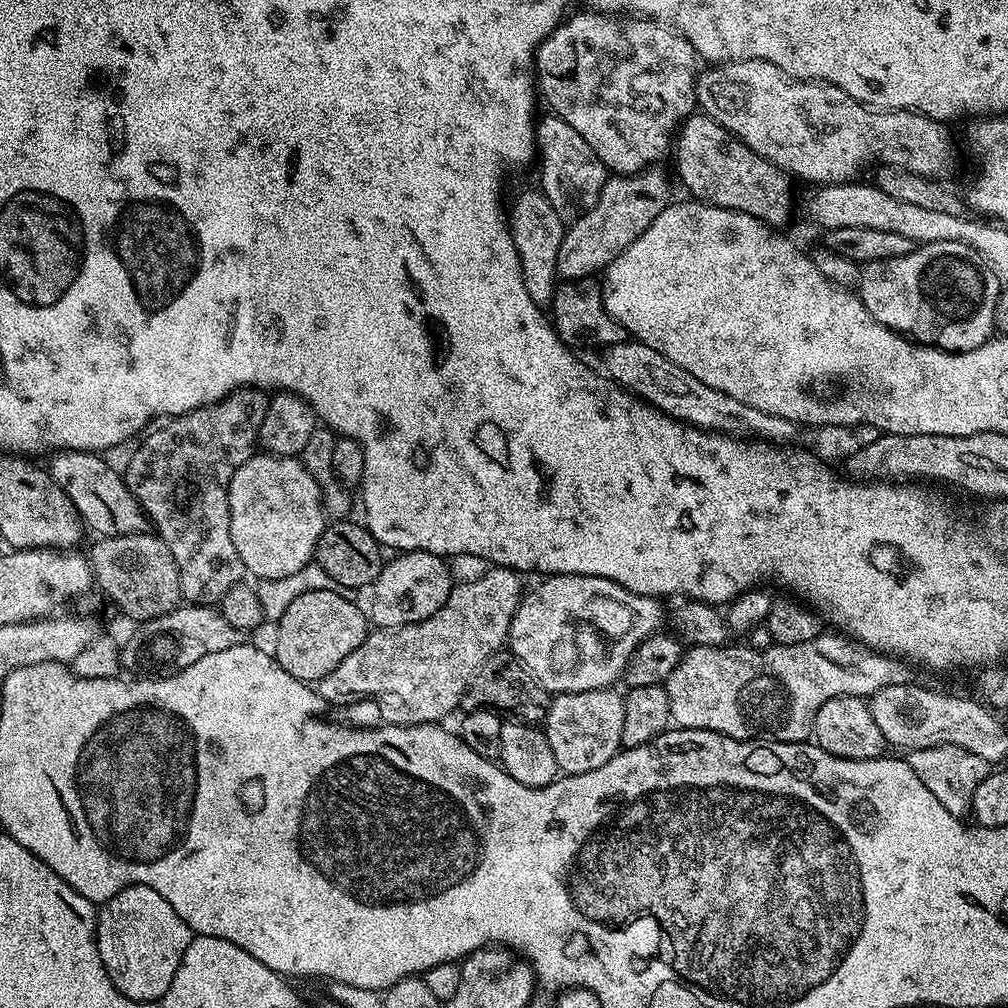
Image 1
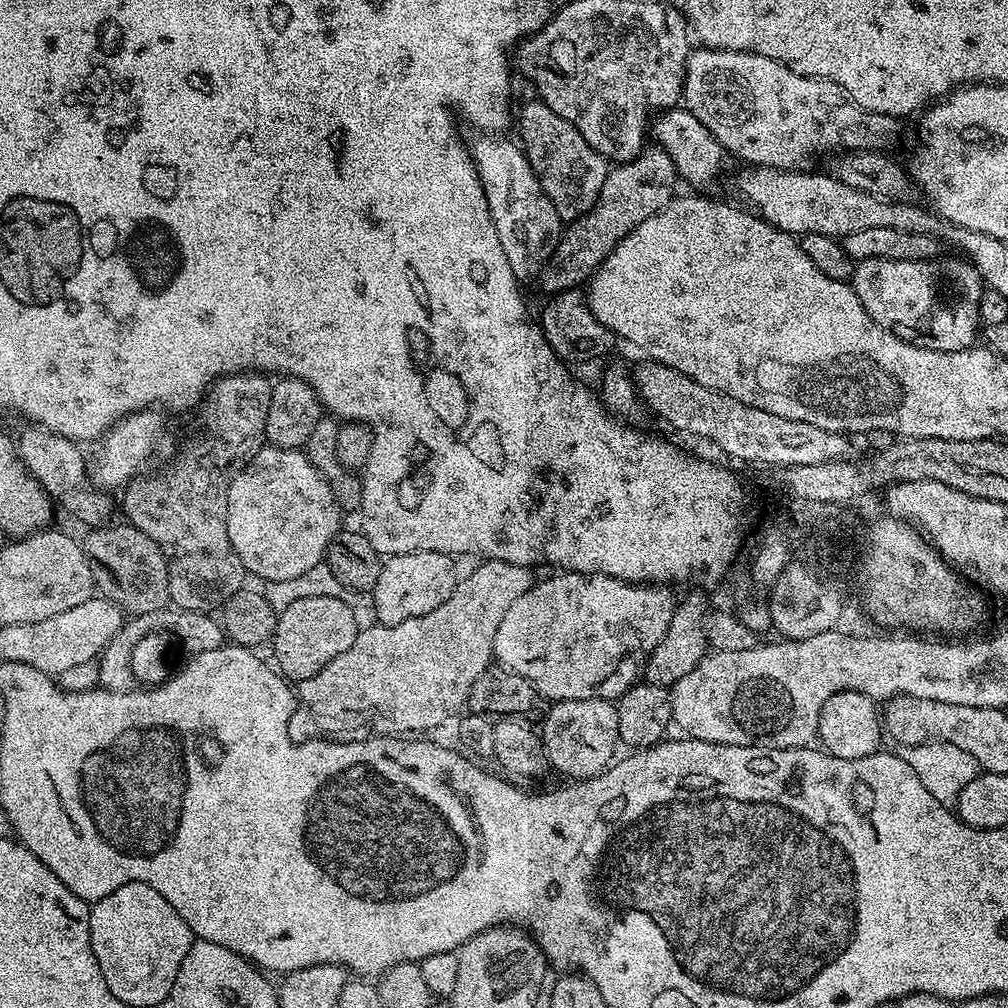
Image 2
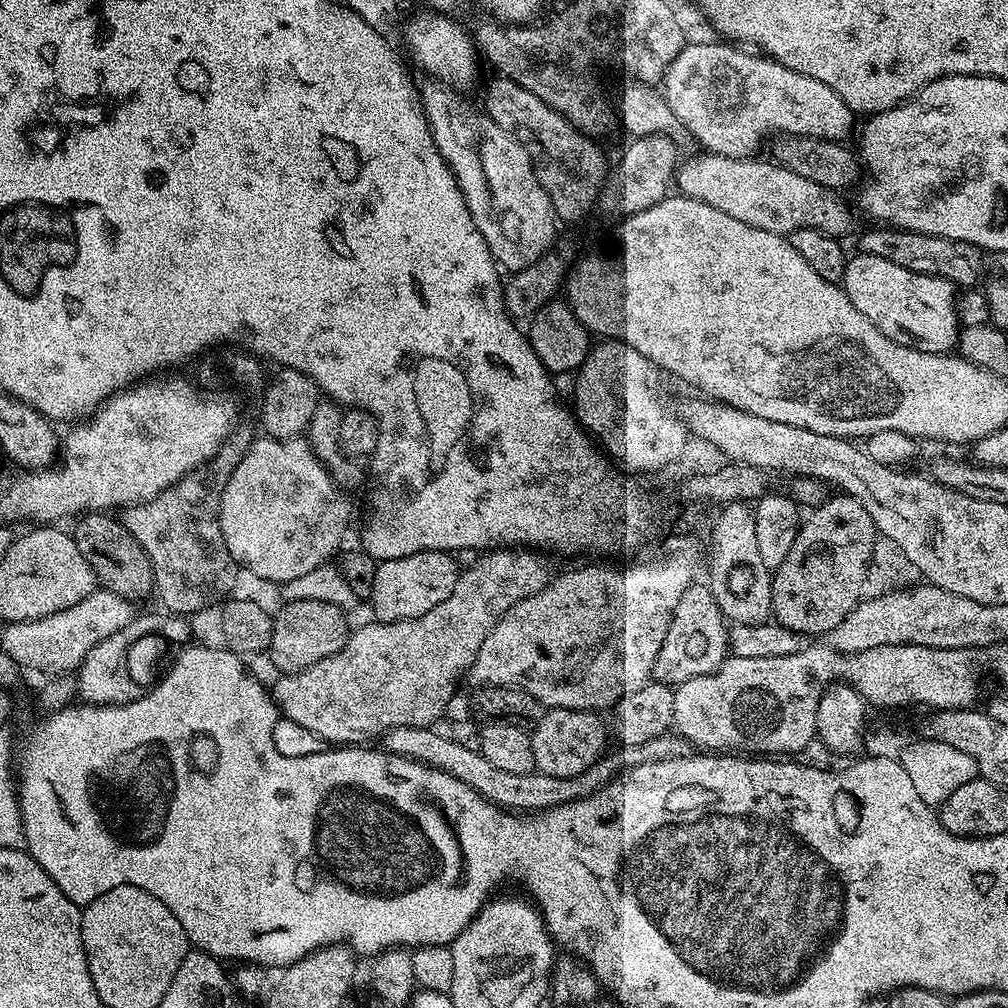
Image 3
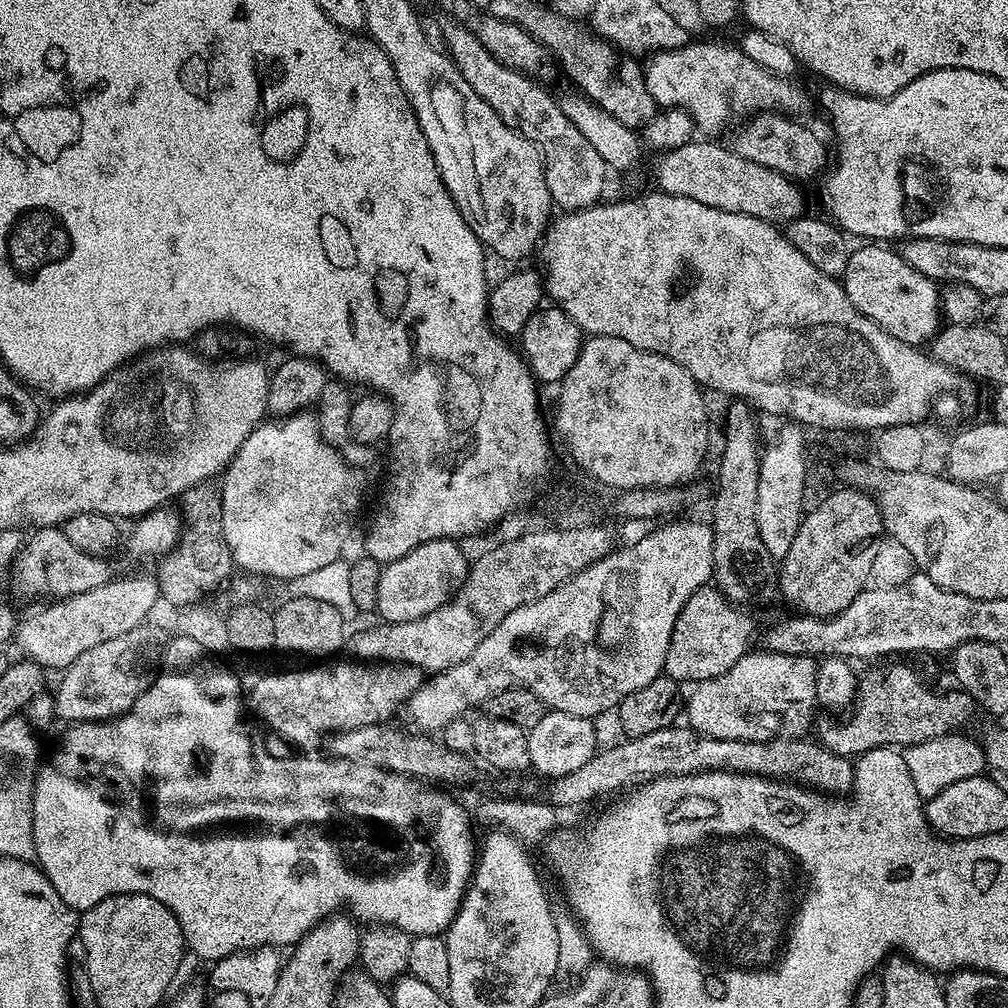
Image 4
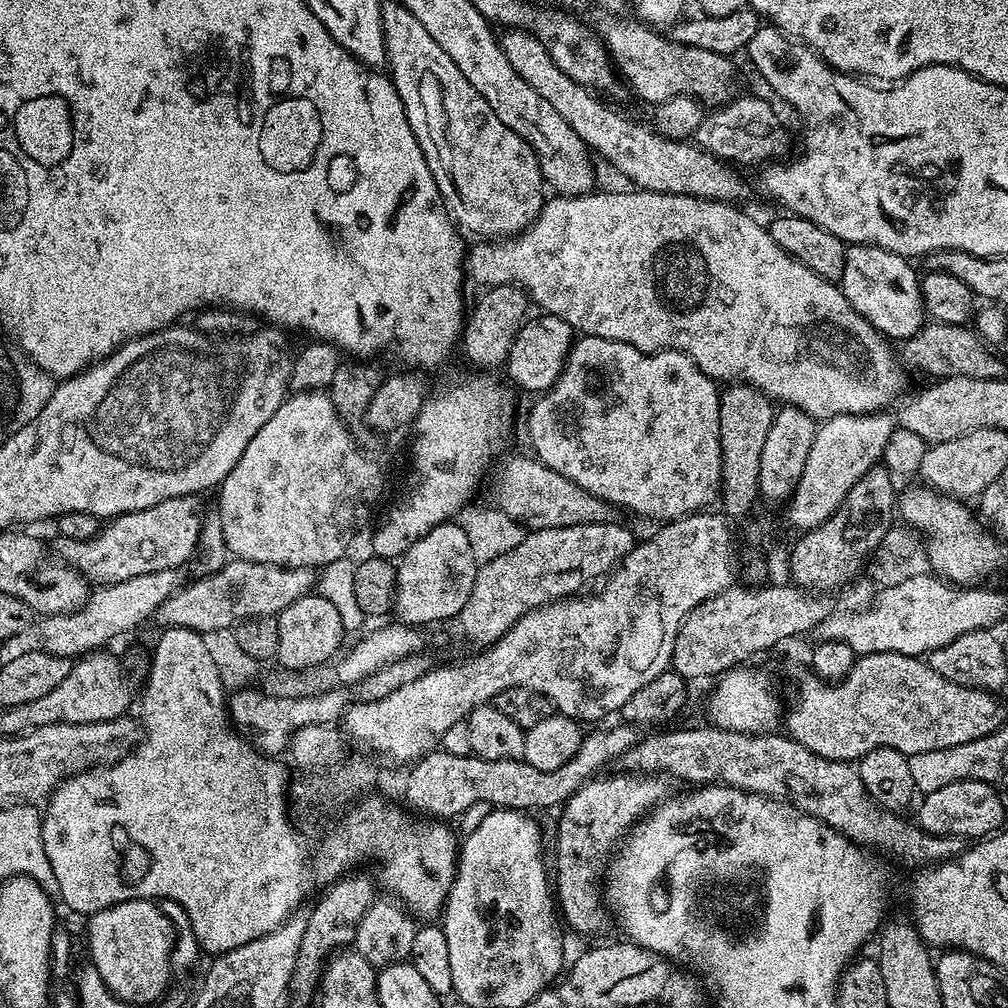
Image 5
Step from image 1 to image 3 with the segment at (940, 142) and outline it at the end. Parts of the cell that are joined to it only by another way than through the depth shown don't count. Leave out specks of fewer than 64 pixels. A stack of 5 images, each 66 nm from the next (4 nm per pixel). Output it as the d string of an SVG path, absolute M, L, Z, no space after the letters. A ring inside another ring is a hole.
M728 42L710 46L685 44L678 58L670 62L668 72L662 81L662 91L664 101L682 122L685 131L690 136L693 135L705 151L713 154L738 158L751 157L758 152L756 150L771 128L783 135L822 136L825 140L841 142L847 141L847 136L852 132L852 108L837 92L830 90L826 82L818 82L818 78L798 74L798 70L790 70L767 55L757 54L755 51L745 50Z

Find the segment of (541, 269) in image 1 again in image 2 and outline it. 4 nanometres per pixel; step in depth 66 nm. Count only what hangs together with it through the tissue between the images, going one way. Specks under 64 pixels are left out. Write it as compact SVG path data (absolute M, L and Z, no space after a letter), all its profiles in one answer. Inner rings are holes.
M482 134L470 148L470 155L483 186L491 220L498 233L499 244L516 279L535 279L551 258L564 229L564 221L554 204L542 190L533 168L517 143L510 143L492 134Z

